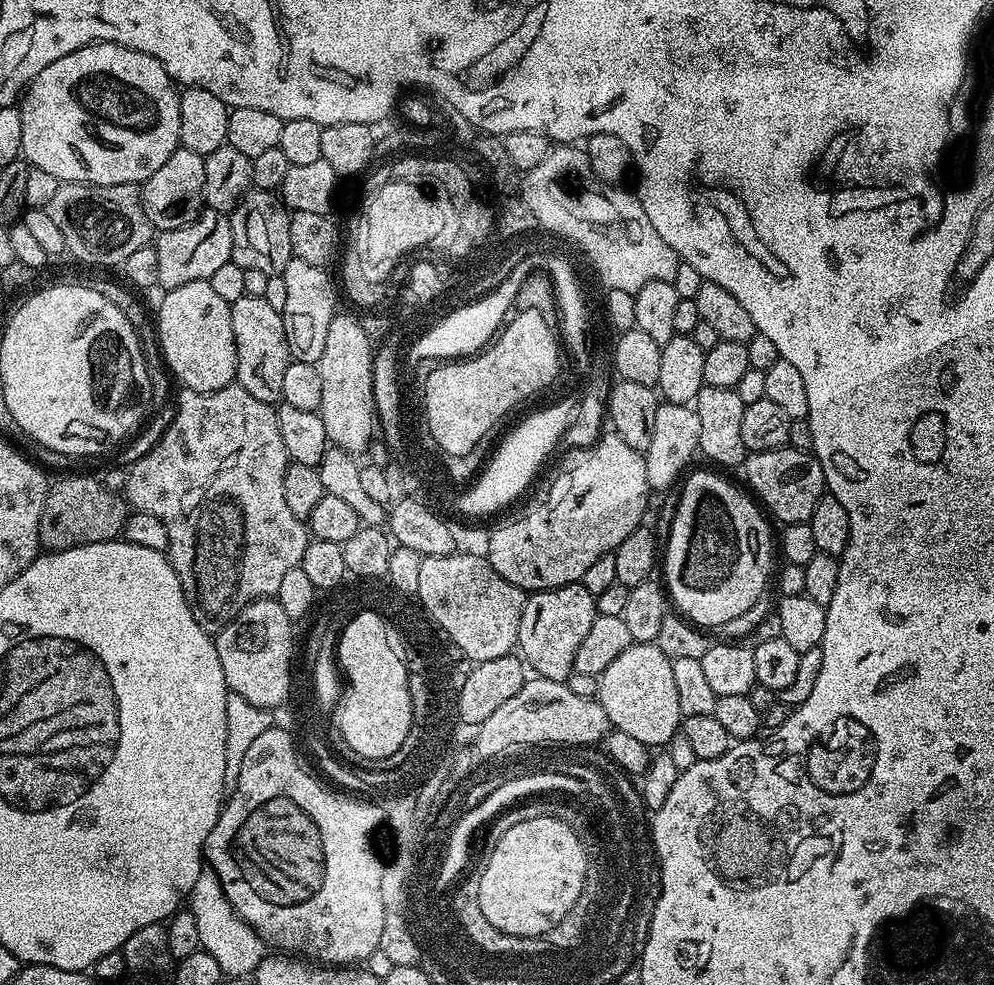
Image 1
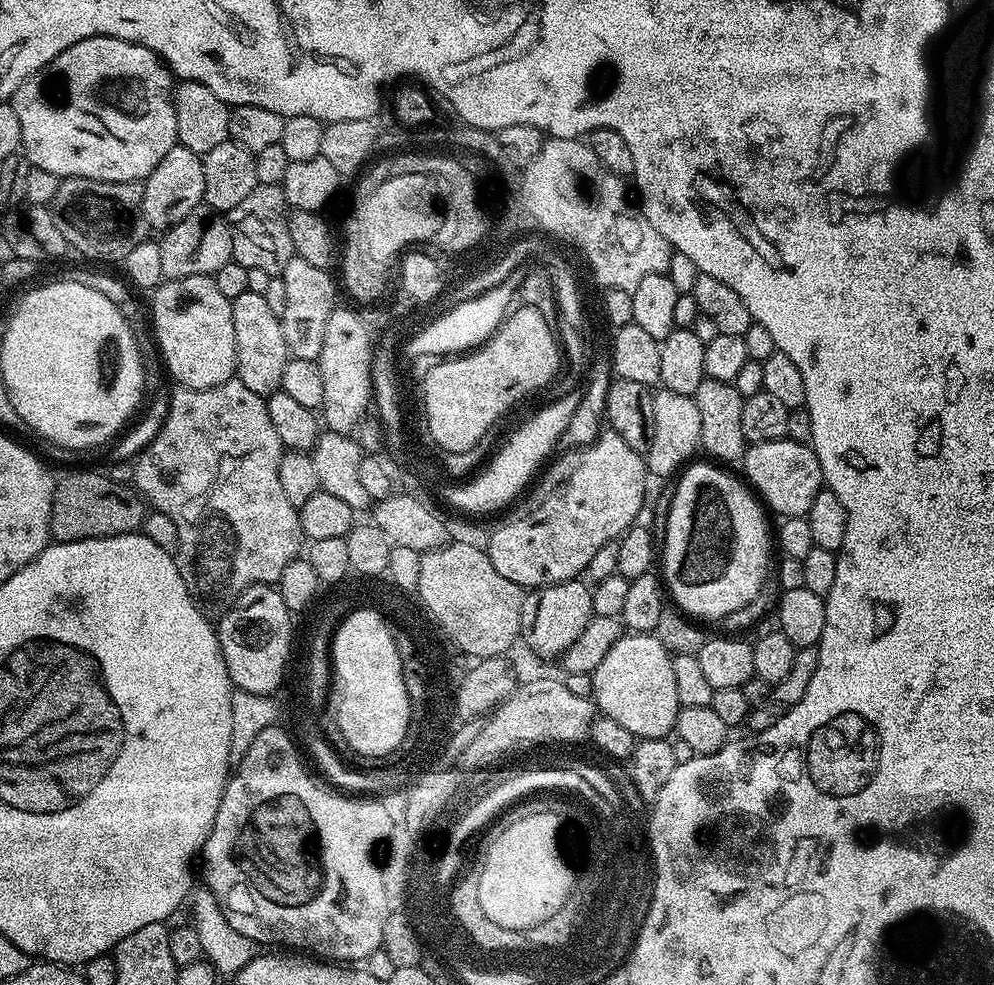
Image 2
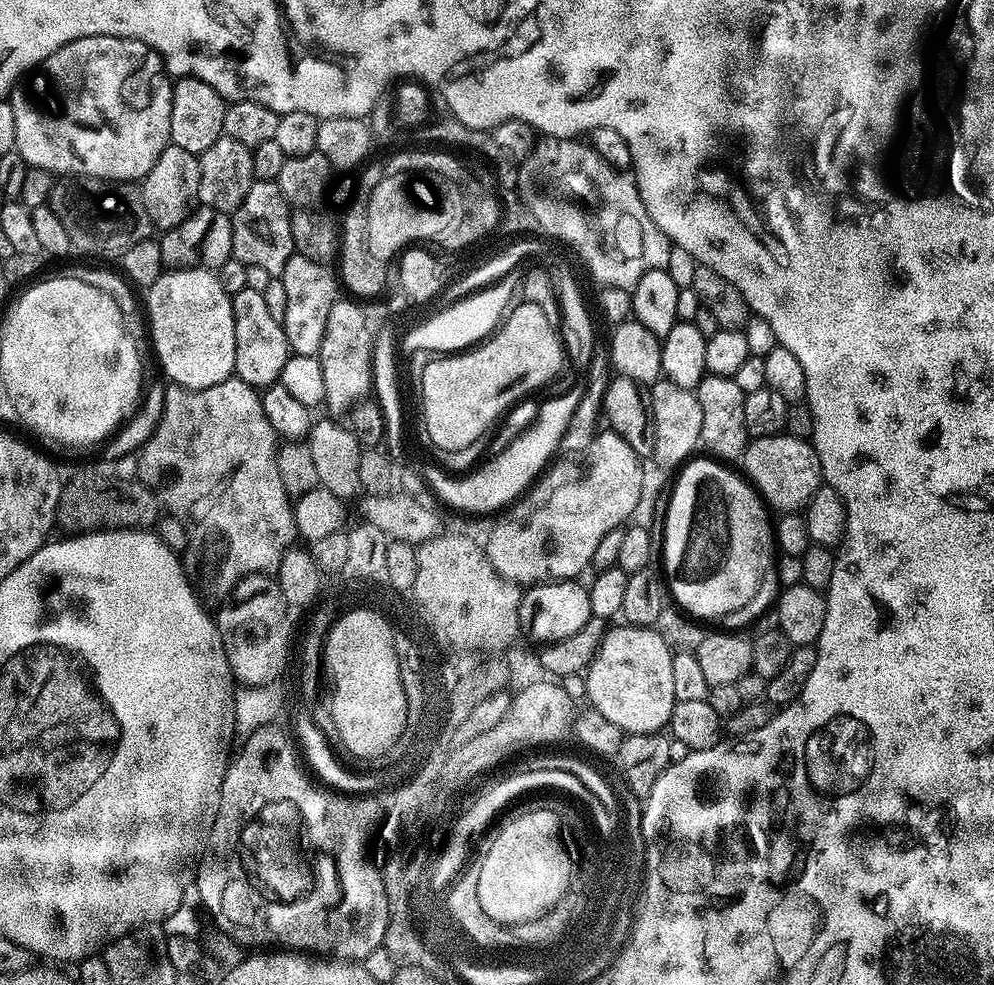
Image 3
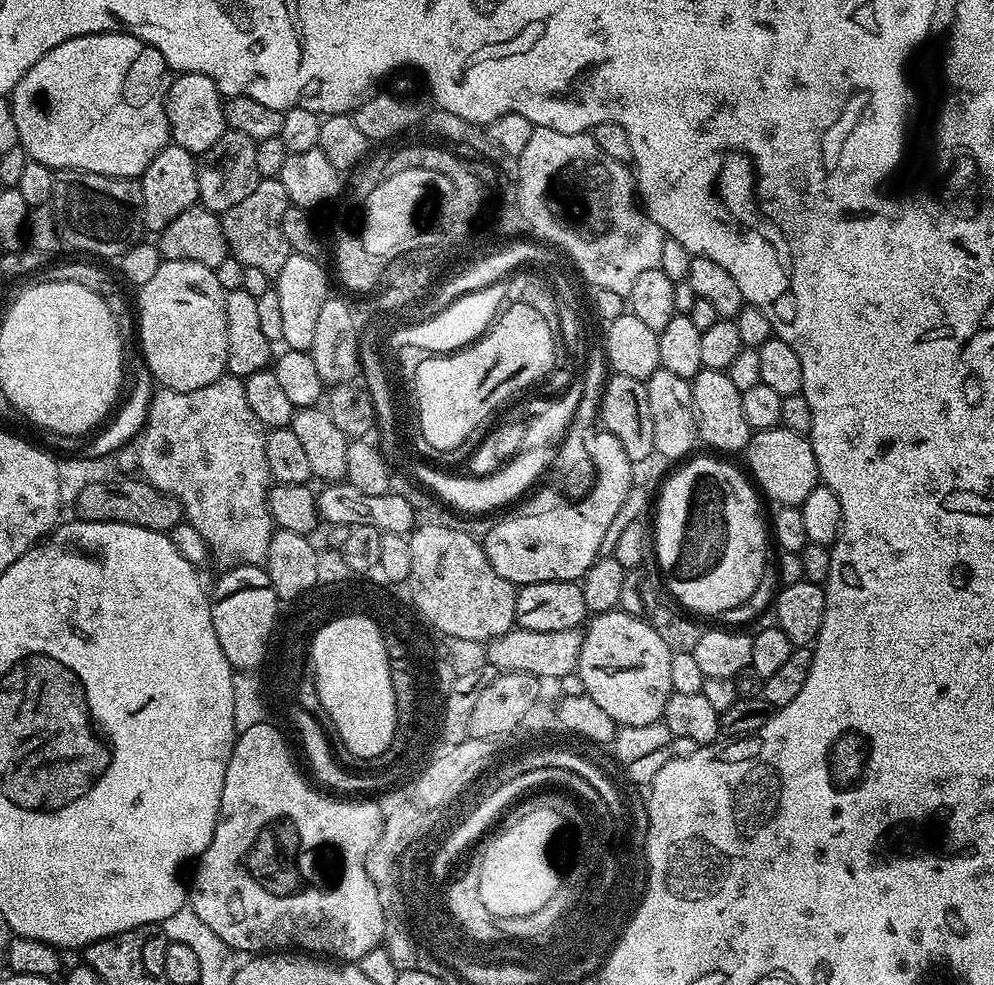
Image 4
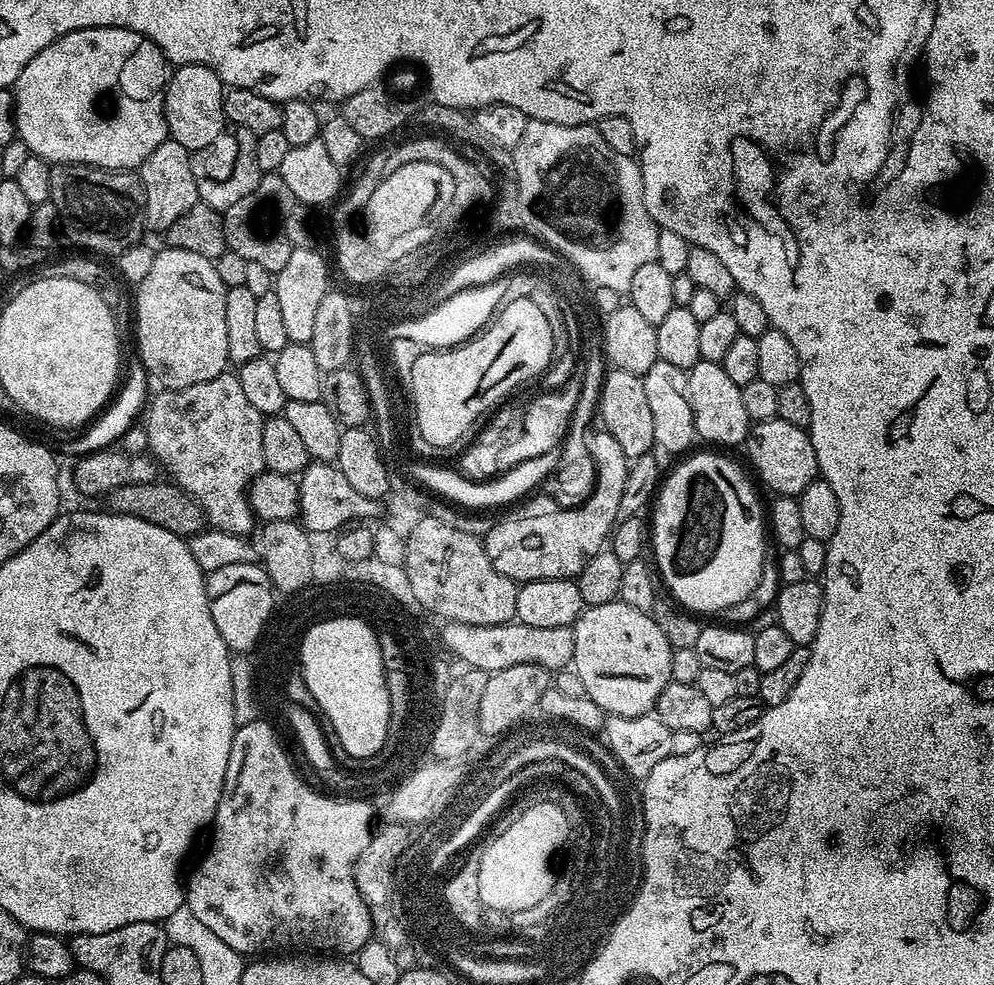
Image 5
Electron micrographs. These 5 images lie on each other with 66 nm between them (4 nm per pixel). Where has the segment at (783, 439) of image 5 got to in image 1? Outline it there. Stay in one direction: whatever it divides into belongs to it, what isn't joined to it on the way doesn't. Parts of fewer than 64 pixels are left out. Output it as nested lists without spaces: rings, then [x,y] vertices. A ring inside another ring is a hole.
[[[791,446],[748,452],[742,472],[748,475],[747,487],[754,493],[755,499],[769,513],[772,511],[781,525],[807,524],[814,514],[814,506],[818,506],[820,497],[826,492],[824,471],[819,460],[811,451],[803,452]]]

